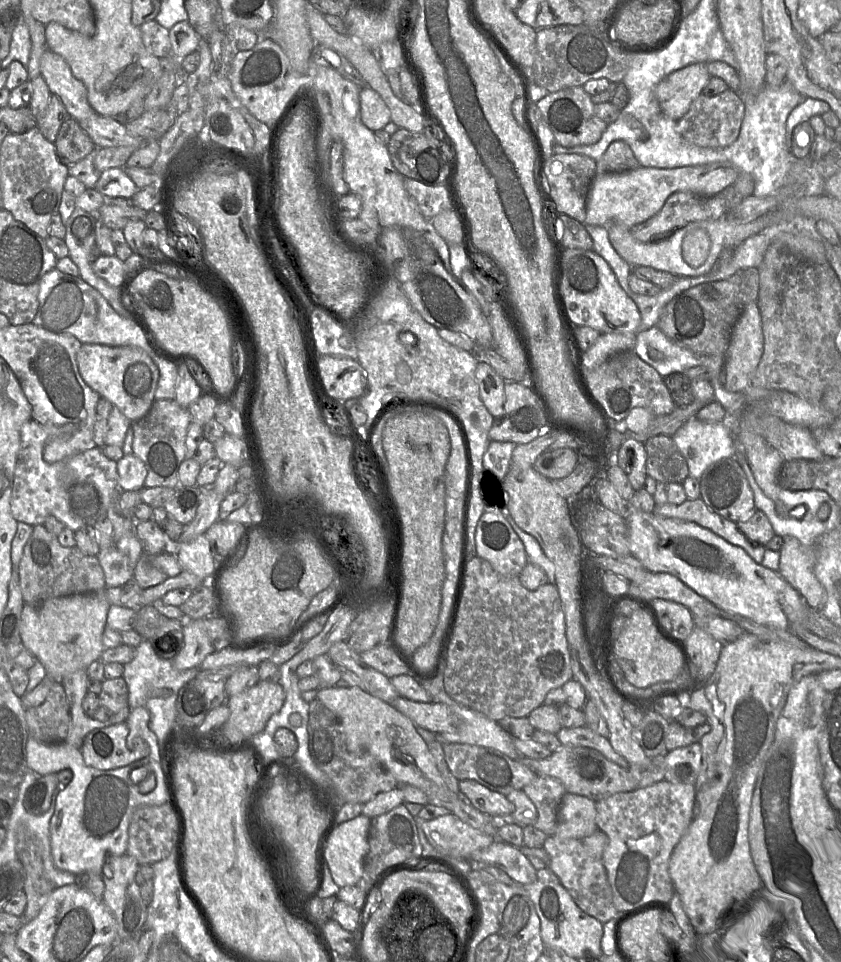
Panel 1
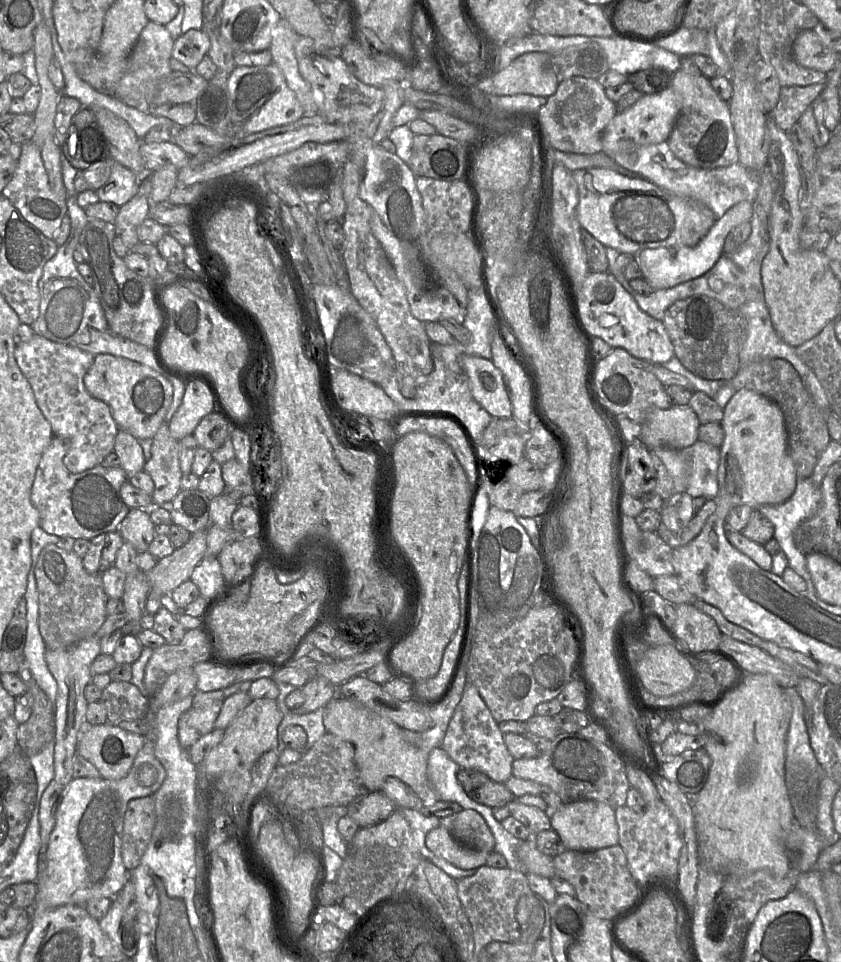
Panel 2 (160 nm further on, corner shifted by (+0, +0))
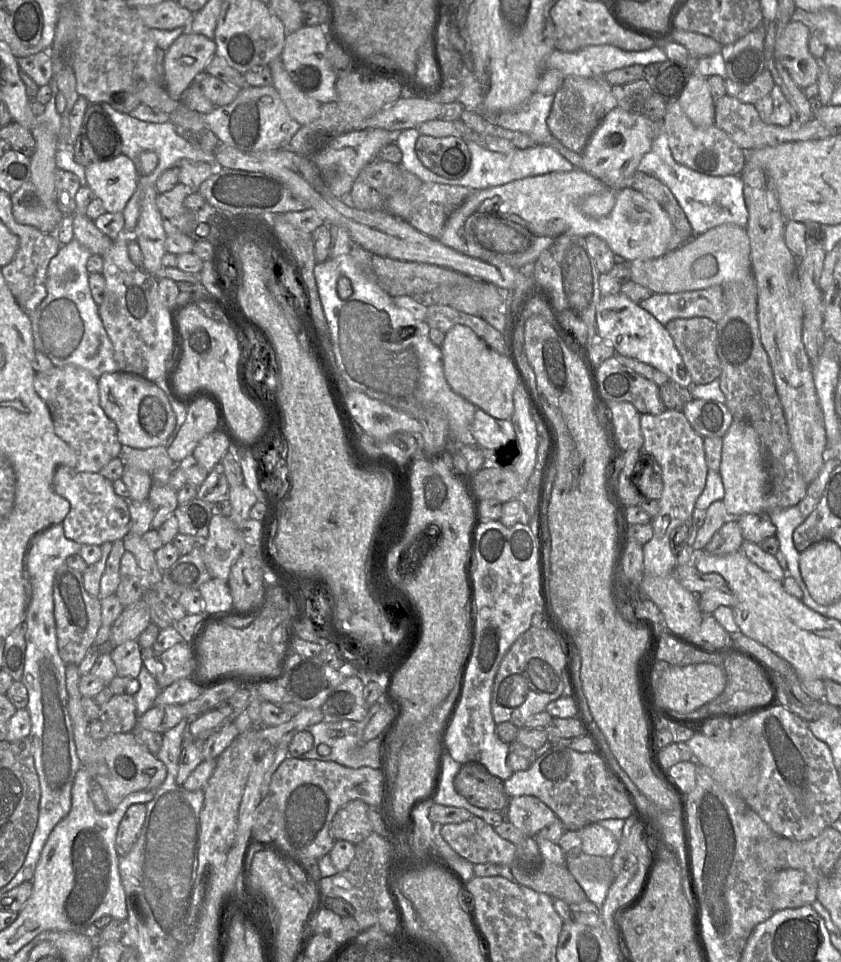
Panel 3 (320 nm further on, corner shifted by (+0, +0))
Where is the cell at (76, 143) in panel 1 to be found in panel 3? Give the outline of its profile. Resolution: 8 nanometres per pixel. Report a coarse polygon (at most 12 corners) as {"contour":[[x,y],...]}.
{"contour":[[90,104],[73,146],[87,167],[122,154],[119,131]]}

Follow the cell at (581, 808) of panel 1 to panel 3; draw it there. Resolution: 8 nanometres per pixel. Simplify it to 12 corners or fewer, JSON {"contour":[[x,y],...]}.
{"contour":[[599,823],[578,831],[587,855],[612,858],[619,841]]}

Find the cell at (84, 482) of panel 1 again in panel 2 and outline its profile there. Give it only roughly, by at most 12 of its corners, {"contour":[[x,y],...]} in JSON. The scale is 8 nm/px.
{"contour":[[53,436],[31,501],[49,534],[87,539],[117,531],[130,508],[119,466],[78,474]]}

